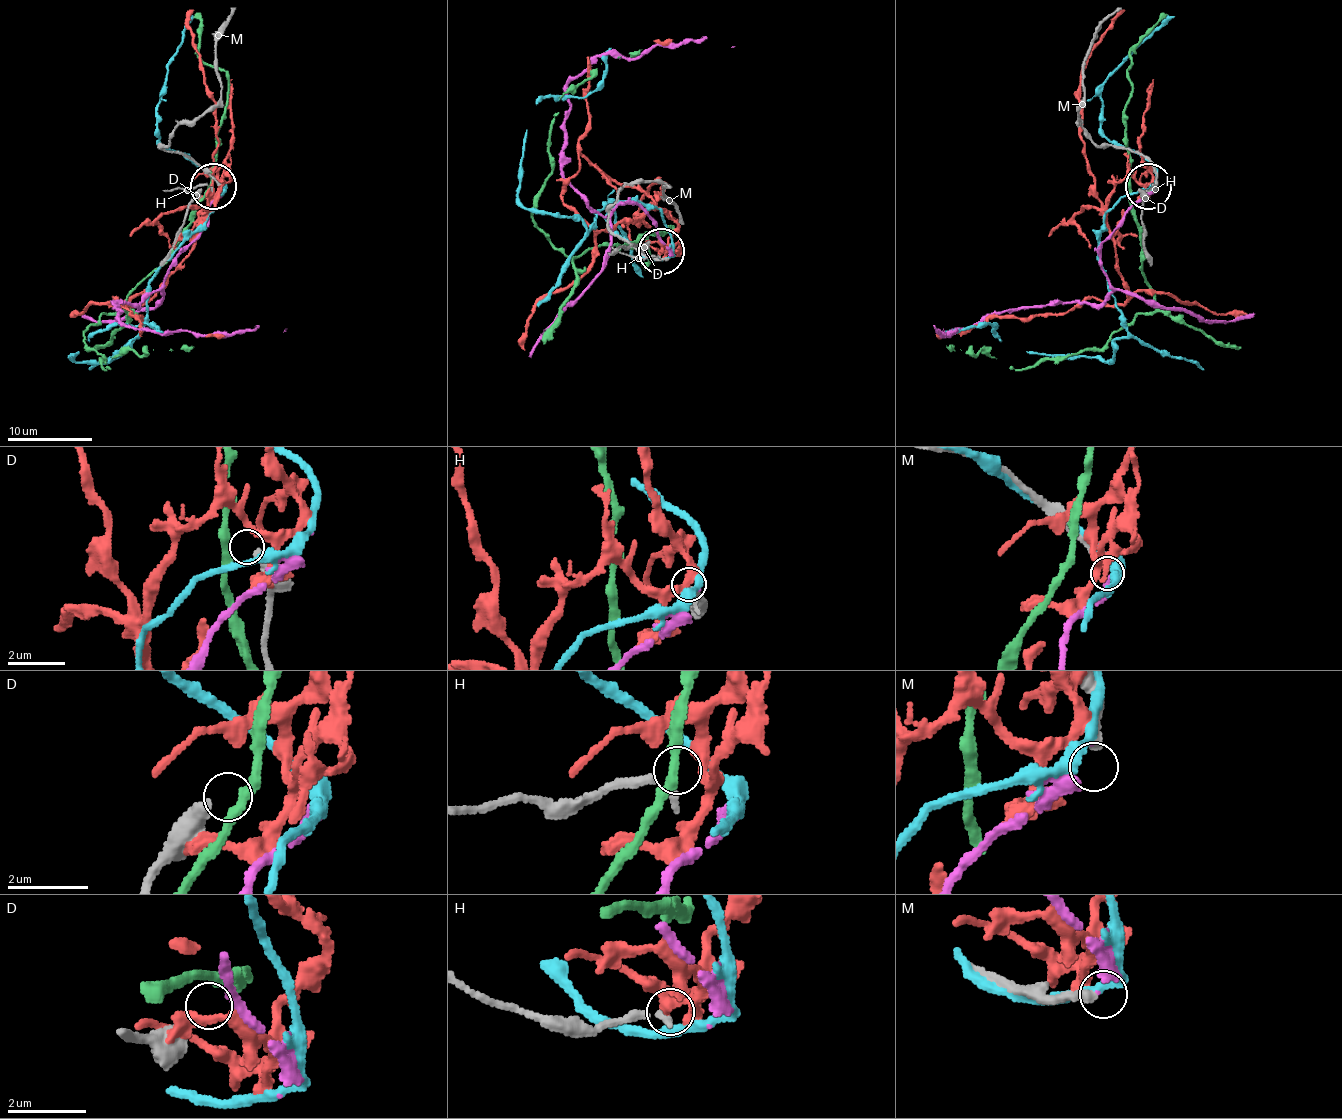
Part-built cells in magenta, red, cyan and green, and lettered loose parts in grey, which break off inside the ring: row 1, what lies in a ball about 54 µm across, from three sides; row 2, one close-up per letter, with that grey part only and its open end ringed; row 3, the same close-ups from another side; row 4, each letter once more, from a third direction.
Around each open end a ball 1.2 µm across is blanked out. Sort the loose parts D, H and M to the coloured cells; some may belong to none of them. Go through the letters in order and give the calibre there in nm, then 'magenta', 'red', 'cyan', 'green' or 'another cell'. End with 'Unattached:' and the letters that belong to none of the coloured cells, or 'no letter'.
D: 480 nm | another cell
H: 160 nm | red
M: 240 nm | magenta
Unattached: D

